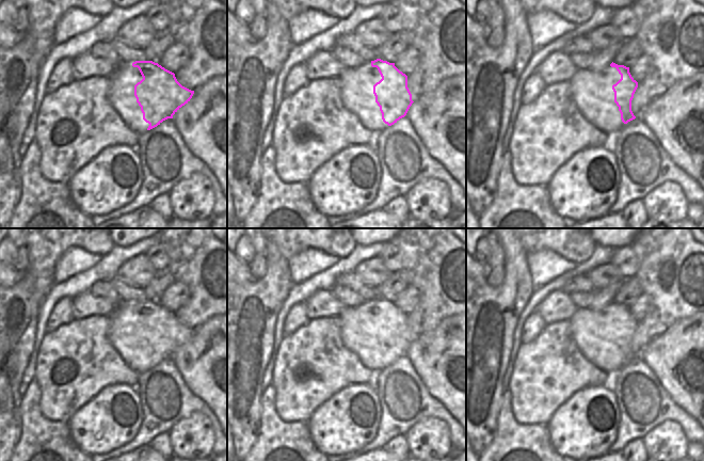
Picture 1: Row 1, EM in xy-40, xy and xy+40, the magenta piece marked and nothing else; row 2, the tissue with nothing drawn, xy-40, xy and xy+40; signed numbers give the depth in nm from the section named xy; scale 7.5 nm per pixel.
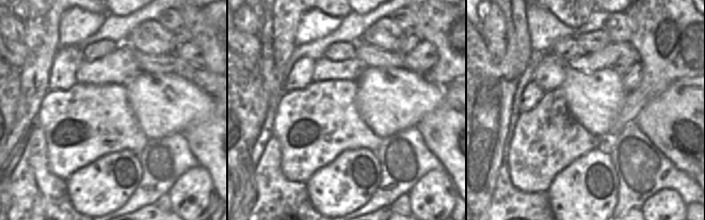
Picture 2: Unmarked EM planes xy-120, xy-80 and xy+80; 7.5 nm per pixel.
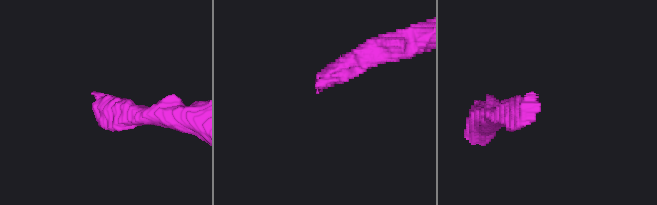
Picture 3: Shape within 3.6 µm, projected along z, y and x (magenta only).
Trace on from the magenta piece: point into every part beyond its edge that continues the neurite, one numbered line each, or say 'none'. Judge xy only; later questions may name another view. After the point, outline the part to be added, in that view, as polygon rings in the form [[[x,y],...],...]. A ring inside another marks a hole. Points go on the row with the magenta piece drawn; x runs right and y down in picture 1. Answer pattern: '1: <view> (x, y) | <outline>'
1: xy (357, 96) | [[[371,61],[357,67],[350,67],[337,77],[341,85],[341,102],[343,107],[353,112],[364,127],[379,133],[388,127],[382,120],[380,107],[375,102],[373,85],[382,77]]]

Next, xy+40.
1: xy+40 (592, 92) | [[[615,67],[578,69],[567,81],[572,98],[580,114],[601,131],[611,136],[626,125],[614,102],[612,85],[621,79]]]

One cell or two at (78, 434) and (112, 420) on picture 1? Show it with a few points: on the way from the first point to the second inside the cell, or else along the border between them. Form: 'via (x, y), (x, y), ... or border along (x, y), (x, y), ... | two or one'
via (86, 432), (104, 424) | one

